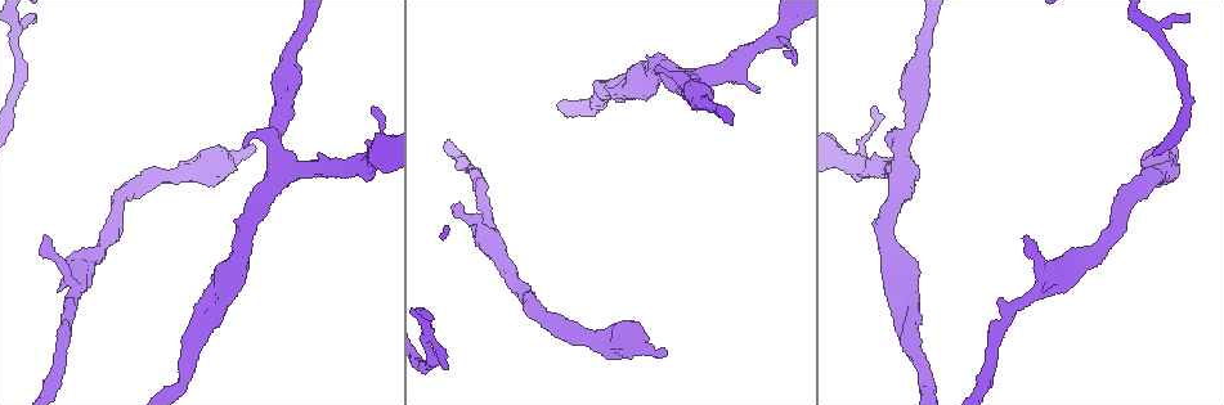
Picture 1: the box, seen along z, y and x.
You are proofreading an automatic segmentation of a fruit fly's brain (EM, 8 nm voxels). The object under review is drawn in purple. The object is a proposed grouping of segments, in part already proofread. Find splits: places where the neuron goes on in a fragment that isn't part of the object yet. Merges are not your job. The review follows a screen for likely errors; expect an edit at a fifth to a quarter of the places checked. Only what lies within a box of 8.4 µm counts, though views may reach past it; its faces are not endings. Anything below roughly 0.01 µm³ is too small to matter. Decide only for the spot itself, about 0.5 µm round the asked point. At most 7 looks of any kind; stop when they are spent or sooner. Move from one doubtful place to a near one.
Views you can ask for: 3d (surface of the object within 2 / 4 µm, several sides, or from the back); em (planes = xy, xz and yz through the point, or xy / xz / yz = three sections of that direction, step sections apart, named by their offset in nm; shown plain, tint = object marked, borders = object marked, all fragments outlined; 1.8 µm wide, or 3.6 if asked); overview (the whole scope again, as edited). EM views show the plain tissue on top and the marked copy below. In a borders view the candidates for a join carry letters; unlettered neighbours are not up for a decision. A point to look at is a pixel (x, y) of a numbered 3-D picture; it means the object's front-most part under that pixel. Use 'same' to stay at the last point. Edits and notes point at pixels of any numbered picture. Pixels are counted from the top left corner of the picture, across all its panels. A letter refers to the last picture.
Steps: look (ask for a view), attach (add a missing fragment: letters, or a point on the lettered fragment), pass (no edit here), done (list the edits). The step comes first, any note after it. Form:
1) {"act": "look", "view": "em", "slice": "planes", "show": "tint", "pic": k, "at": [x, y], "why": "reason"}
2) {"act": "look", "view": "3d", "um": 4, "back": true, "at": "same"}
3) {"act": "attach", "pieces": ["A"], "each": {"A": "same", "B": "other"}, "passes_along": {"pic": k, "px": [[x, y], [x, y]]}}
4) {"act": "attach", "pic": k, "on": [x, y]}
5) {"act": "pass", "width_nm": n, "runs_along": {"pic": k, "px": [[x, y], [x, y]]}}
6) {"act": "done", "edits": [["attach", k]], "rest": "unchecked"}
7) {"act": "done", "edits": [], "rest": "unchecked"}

{"act": "look", "view": "em", "slice": "planes", "show": "borders", "pic": 1, "at": [760, 88]}

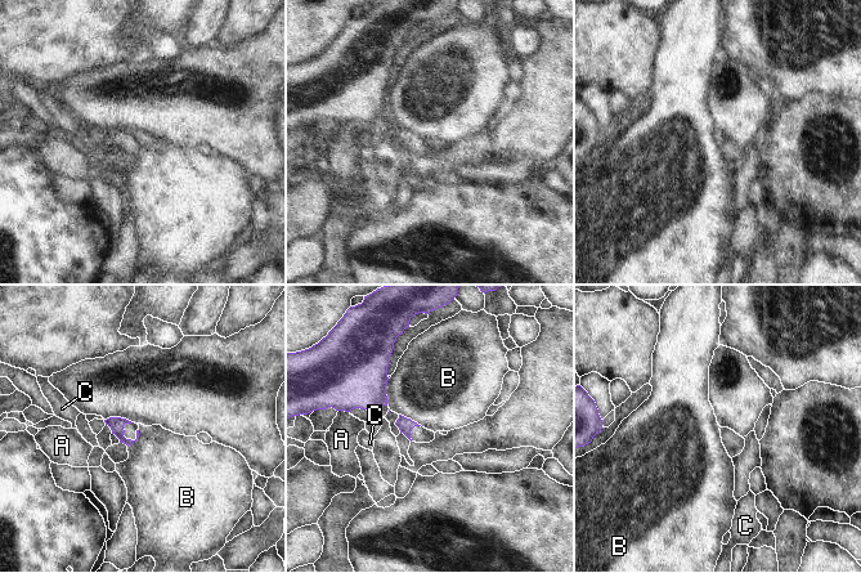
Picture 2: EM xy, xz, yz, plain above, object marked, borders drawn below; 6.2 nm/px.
{"act": "pass", "each": {"A": "other", "B": "other", "C": "other"}, "border": {"pic": 2, "px": [[389, 379], [386, 404]]}, "found": "none of them fits"}

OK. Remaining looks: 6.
{"act": "look", "view": "3d", "um": 2, "pic": 1, "at": [1025, 235]}

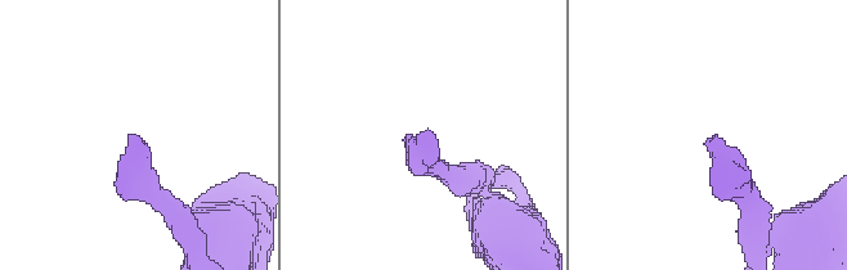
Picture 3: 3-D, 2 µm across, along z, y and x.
{"act": "look", "view": "em", "slice": "planes", "show": "borders", "pic": 3, "at": [713, 139], "why": "shape alone is not enough"}

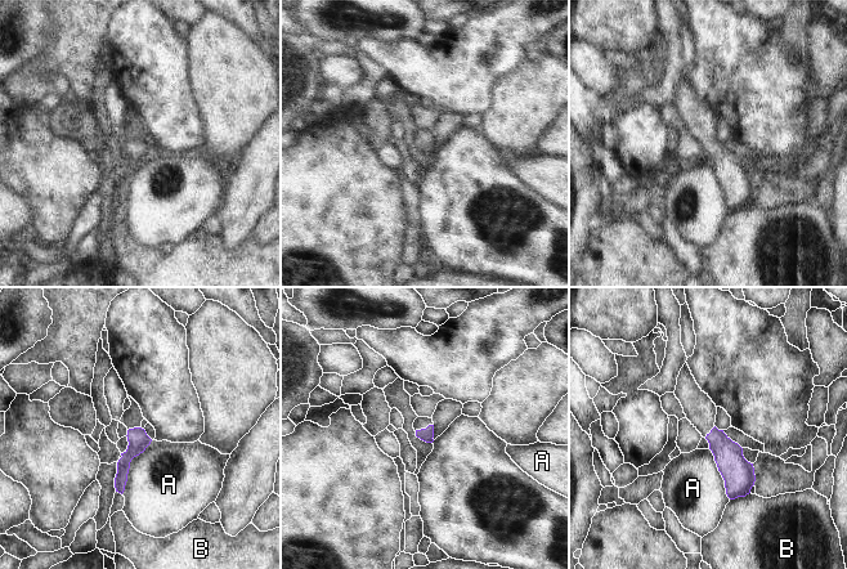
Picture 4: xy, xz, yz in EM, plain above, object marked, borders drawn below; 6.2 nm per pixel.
{"act": "pass", "each": {"A": "other", "B": "other"}, "runs_along": {"pic": 4, "px": [[138, 430], [119, 488]]}, "found": "no lettered fragment goes on from it"}

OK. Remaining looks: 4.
{"act": "look", "view": "em", "slice": "xy", "step": 8, "show": "tint", "pic": 1, "at": [891, 145], "why": "free end"}

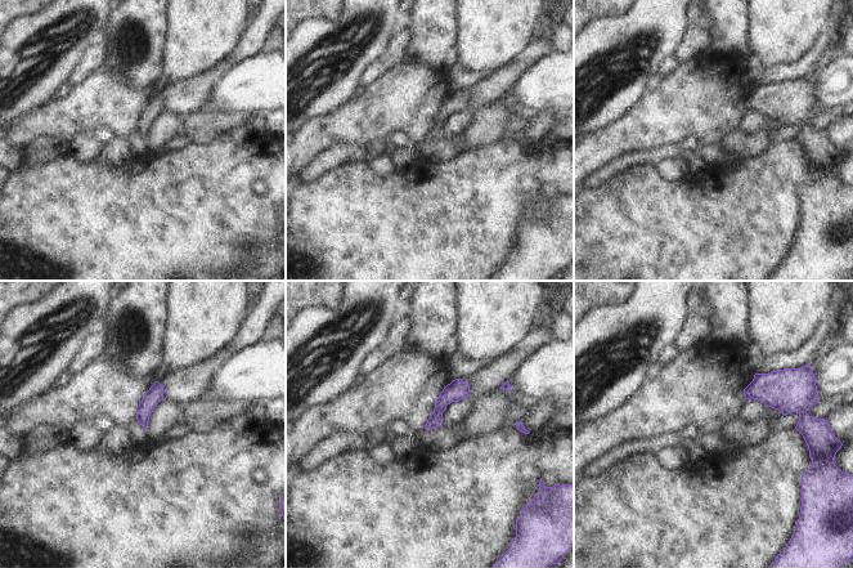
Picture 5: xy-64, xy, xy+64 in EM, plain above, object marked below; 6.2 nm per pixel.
{"act": "look", "view": "em", "slice": "planes", "show": "borders", "at": "same", "why": "cut it another way"}

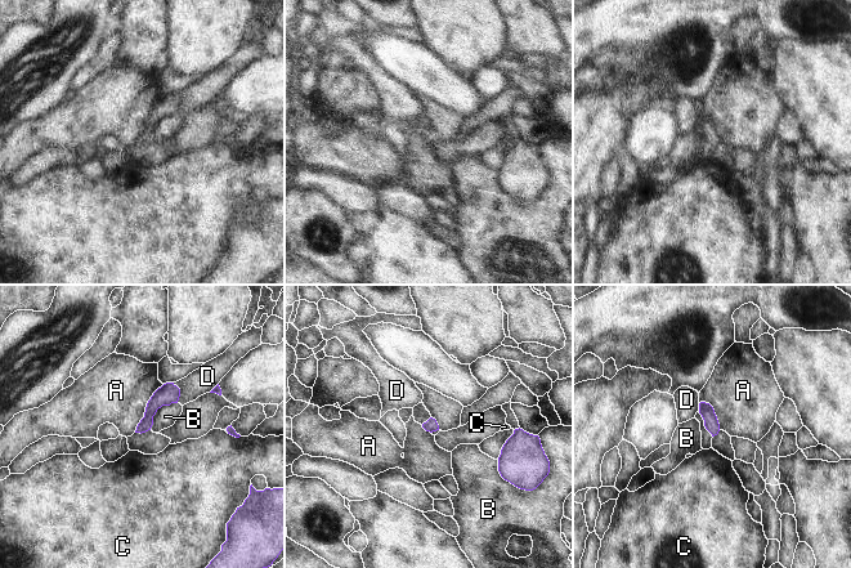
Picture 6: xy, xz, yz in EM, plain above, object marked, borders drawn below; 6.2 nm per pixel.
{"act": "pass", "each": {"A": "other", "B": "other", "C": "other", "D": "other"}, "border": {"pic": 6, "px": [[164, 384], [148, 401], [134, 432]]}, "found": "none of them fits"}

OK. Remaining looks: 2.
{"act": "done", "edits": [], "rest": "unchecked"}

